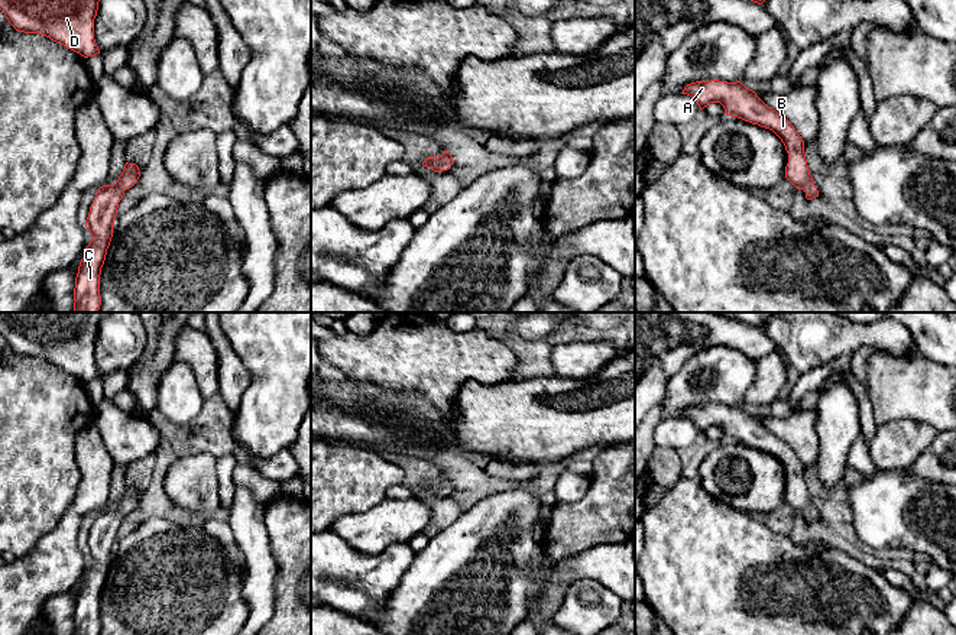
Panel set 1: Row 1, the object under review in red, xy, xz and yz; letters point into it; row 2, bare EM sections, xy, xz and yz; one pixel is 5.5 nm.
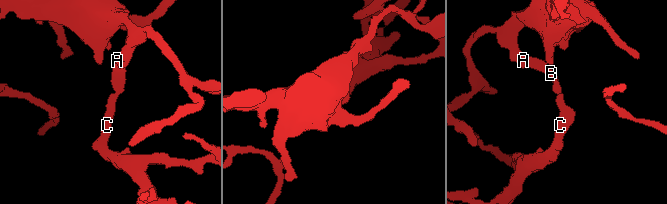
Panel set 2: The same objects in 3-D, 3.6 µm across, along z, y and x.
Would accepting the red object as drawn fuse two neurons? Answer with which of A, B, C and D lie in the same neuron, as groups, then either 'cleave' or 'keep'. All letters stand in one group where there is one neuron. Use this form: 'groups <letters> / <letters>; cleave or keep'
groups A B C D; keep

